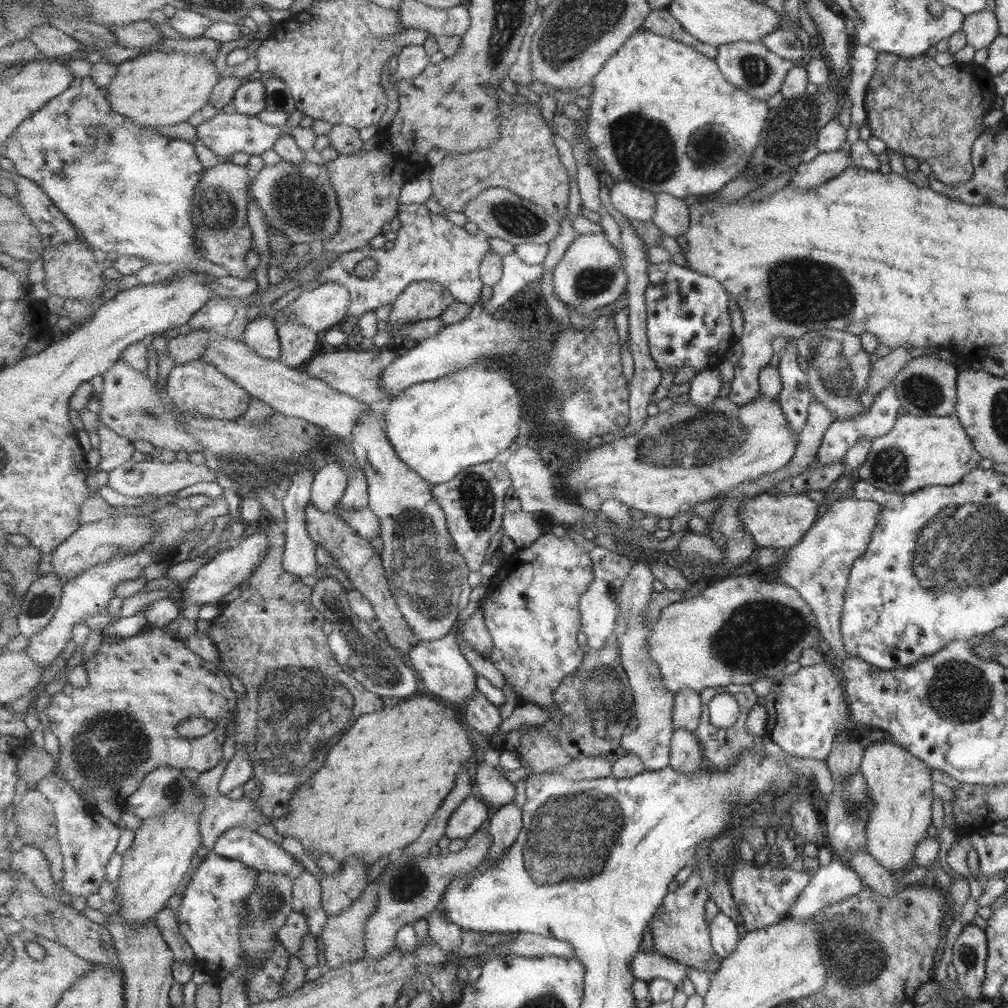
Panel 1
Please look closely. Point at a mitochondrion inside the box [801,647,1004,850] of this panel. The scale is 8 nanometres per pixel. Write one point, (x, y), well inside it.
(958, 690)

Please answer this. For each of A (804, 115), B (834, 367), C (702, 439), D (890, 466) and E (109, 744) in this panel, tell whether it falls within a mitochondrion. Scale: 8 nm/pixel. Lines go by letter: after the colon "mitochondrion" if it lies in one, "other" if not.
A: mitochondrion
B: mitochondrion
C: mitochondrion
D: mitochondrion
E: mitochondrion

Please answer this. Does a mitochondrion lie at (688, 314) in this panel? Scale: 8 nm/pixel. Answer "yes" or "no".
no

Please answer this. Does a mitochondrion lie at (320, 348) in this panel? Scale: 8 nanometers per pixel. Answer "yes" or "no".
no

